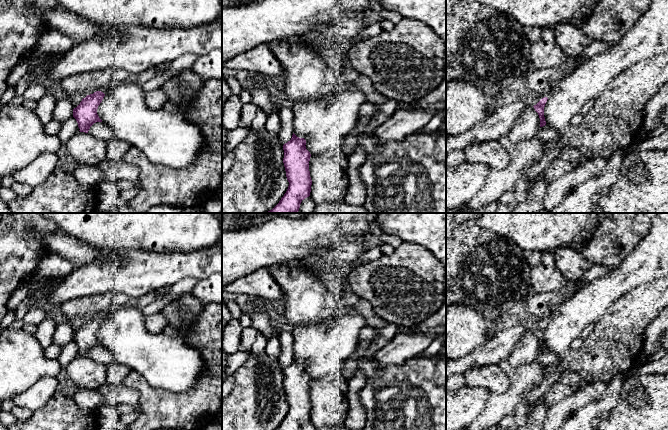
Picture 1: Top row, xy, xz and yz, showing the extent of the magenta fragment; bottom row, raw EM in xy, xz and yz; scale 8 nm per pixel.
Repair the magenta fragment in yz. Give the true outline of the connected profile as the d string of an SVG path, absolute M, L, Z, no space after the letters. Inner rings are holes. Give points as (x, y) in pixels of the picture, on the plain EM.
M542 318L531 322L530 326L532 327L535 335L538 337L540 342L540 351L546 349L545 341L544 341L544 331L549 322L550 318Z

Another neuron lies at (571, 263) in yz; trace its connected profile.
M560 246L553 253L555 265L568 281L579 281L583 273L592 266L582 252L570 247Z

